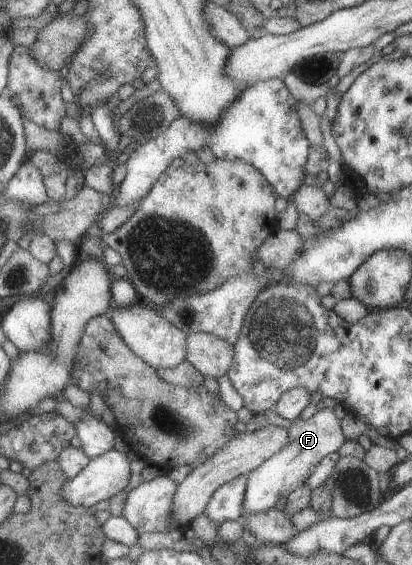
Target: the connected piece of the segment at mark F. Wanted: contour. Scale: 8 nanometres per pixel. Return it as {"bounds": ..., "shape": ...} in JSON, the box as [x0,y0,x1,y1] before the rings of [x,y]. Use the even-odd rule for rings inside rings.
{"bounds":[242,407,346,516],"shape":[[[324,407],[318,408],[308,420],[291,420],[290,428],[286,429],[288,444],[280,448],[280,452],[270,456],[266,462],[262,462],[258,468],[248,472],[242,500],[242,516],[266,512],[276,506],[280,496],[290,494],[294,488],[305,482],[324,456],[337,452],[346,440],[340,426],[340,414],[338,409]]]}

